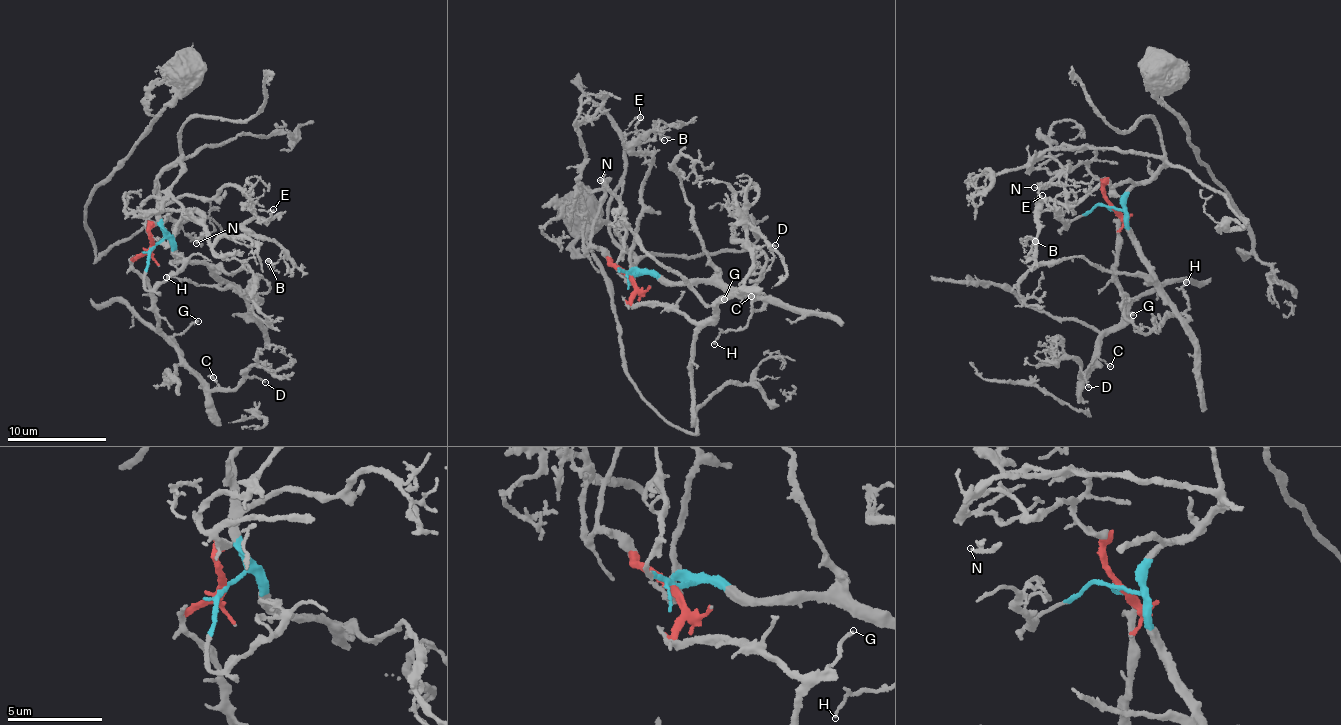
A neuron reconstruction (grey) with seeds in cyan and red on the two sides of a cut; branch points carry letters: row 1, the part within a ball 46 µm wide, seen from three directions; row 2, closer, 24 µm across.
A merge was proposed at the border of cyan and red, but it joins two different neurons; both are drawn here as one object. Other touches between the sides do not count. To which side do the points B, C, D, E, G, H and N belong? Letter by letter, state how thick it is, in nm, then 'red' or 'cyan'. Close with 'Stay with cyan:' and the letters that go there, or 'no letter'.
B: 160 nm thick; cyan
C: 130 nm thick; red
D: 160 nm thick; red
E: 120 nm thick; cyan
G: 170 nm thick; red
H: 180 nm thick; cyan
N: 140 nm thick; red
Stay with cyan: B, E, H

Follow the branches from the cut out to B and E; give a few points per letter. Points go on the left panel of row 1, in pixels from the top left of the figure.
B: (154, 245), (164, 235), (160, 208), (235, 184), (254, 206), (246, 227), (280, 245), (268, 261)
E: (154, 245), (164, 235), (160, 208), (188, 194), (203, 201), (235, 184), (258, 204), (245, 208), (273, 208)

